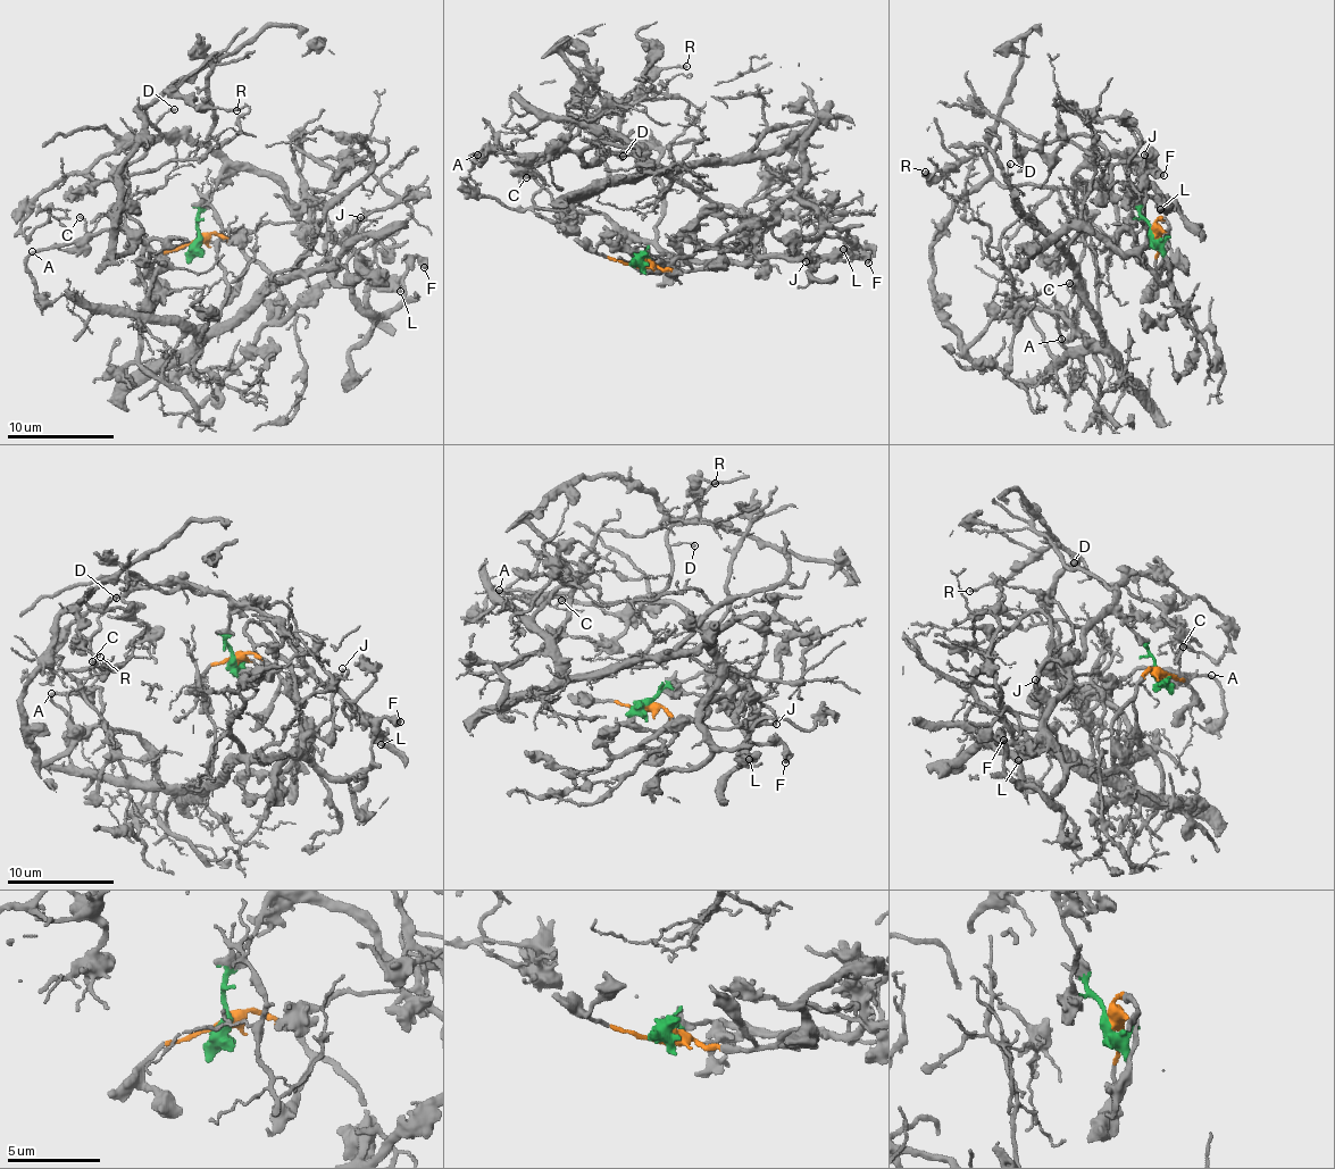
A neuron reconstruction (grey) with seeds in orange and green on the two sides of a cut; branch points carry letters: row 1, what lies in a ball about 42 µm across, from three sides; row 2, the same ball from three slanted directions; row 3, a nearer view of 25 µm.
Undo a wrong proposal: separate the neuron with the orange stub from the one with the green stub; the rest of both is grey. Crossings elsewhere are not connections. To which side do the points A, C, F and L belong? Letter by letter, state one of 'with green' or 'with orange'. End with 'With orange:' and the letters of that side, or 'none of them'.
A: with orange
C: with orange
F: with orange
L: with green
With orange: A, C, F

